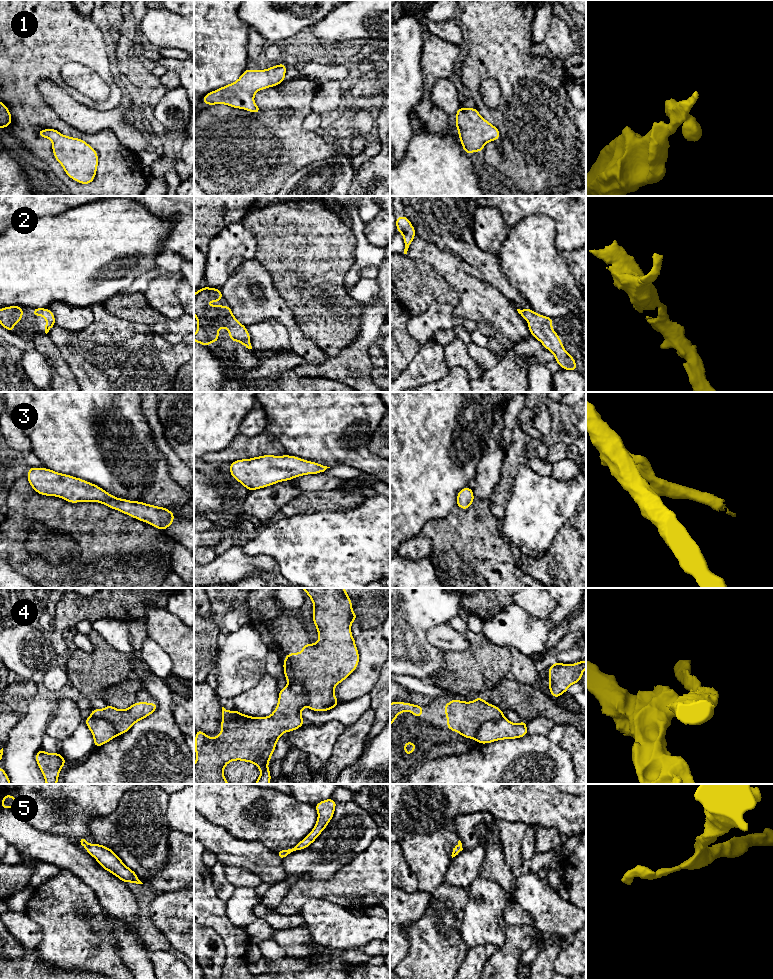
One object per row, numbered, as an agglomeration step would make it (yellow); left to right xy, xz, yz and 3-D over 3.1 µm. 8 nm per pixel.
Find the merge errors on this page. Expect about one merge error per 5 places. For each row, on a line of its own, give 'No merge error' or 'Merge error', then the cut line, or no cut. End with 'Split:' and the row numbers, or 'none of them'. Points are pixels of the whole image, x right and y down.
1: No merge error. No split
2: No merge error. No split
3: No merge error. No split
4: Merge error. Split along xz (288, 684), (300, 683), (303, 686), (308, 706)
5: No merge error. No split
Split: 4

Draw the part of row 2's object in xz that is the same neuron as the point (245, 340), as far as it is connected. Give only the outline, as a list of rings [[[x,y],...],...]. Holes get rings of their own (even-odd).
[[[203,287],[194,294],[194,315],[198,329],[194,341],[207,347],[210,343],[218,342],[218,330],[225,327],[229,331],[229,340],[241,342],[243,346],[252,349],[251,338],[247,328],[234,317],[231,308],[226,306],[198,305],[197,301],[221,301],[221,289]]]

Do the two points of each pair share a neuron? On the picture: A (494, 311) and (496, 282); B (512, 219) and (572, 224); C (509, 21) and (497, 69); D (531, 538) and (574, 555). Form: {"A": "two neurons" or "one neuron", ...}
{"A": "two neurons", "B": "one neuron", "C": "one neuron", "D": "two neurons"}

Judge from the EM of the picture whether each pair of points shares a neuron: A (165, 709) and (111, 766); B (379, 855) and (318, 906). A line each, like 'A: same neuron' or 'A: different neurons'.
A: same neuron
B: different neurons

